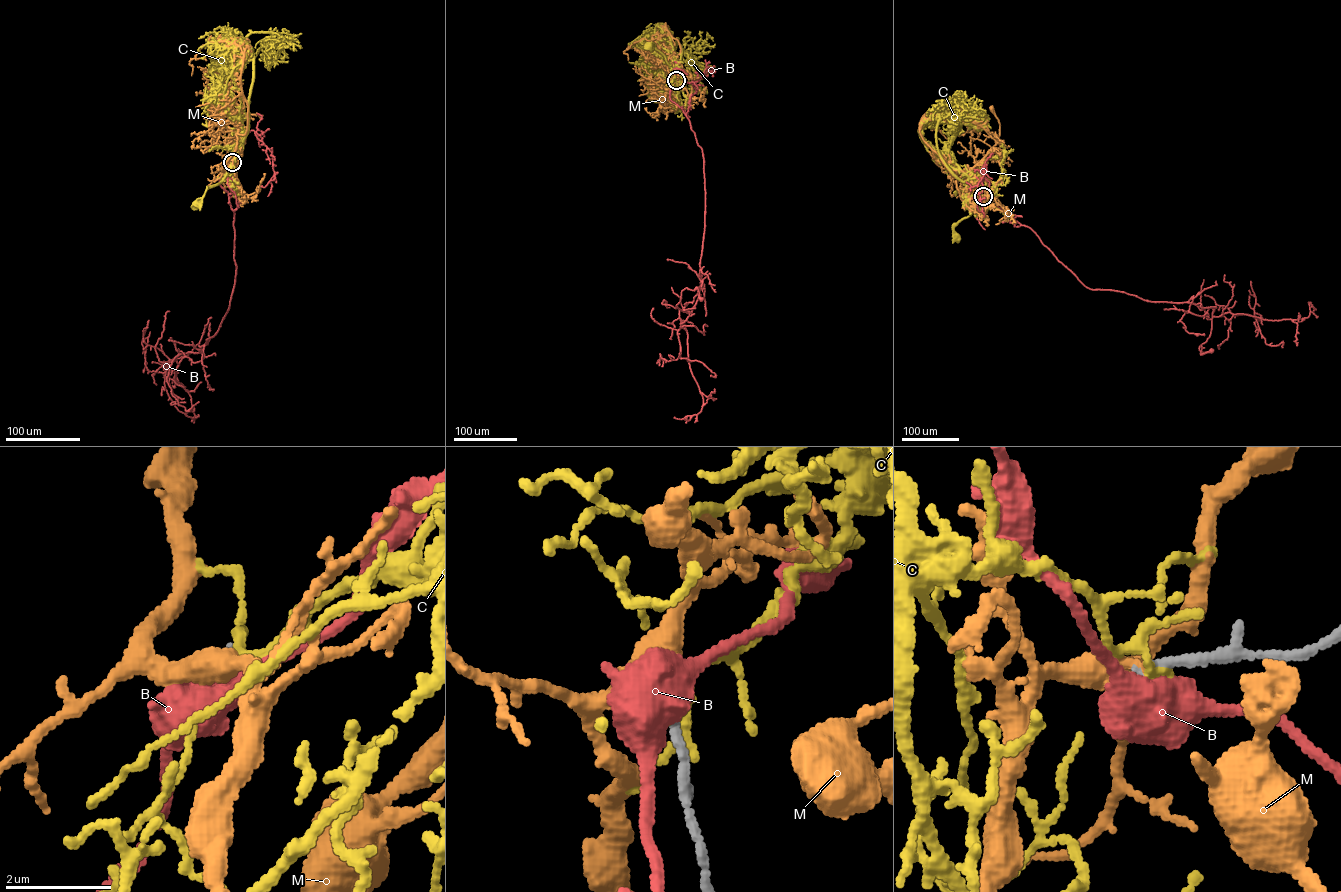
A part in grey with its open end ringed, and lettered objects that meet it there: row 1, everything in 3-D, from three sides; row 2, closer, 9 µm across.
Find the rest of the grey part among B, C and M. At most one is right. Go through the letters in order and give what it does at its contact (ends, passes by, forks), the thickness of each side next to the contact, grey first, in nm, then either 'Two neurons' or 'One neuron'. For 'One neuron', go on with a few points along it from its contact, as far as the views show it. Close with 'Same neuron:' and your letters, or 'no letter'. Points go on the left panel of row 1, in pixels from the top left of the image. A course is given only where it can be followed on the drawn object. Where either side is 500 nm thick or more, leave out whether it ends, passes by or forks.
B: Thickness 180 nm (grey) against 550 nm. Two neurons
C: It passes by. Thickness 180 nm (grey) against 140 nm. Two neurons
M: It passes by. Thickness 170 nm (grey) against 300 nm. One neuron. Its course: (232, 162), (232, 169), (240, 135), (236, 115), (223, 95), (223, 85), (225, 74), (239, 51)
Same neuron: M

